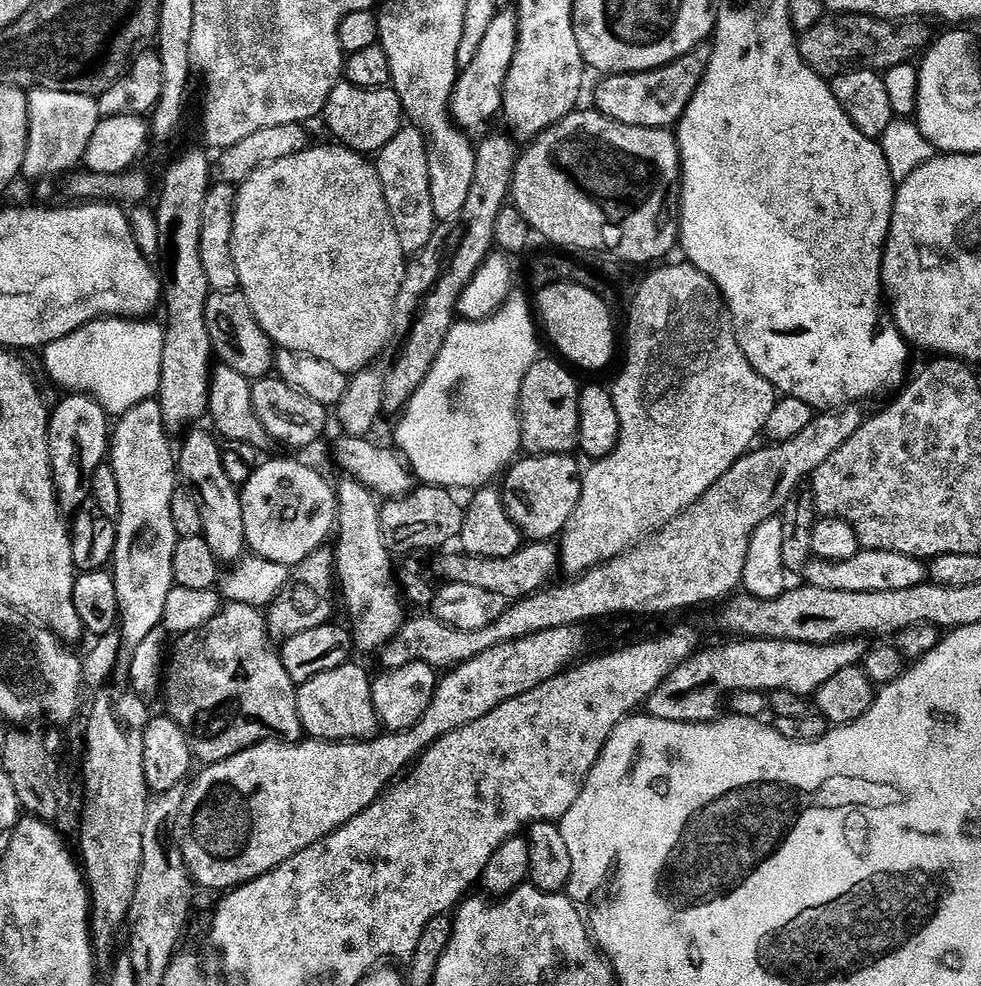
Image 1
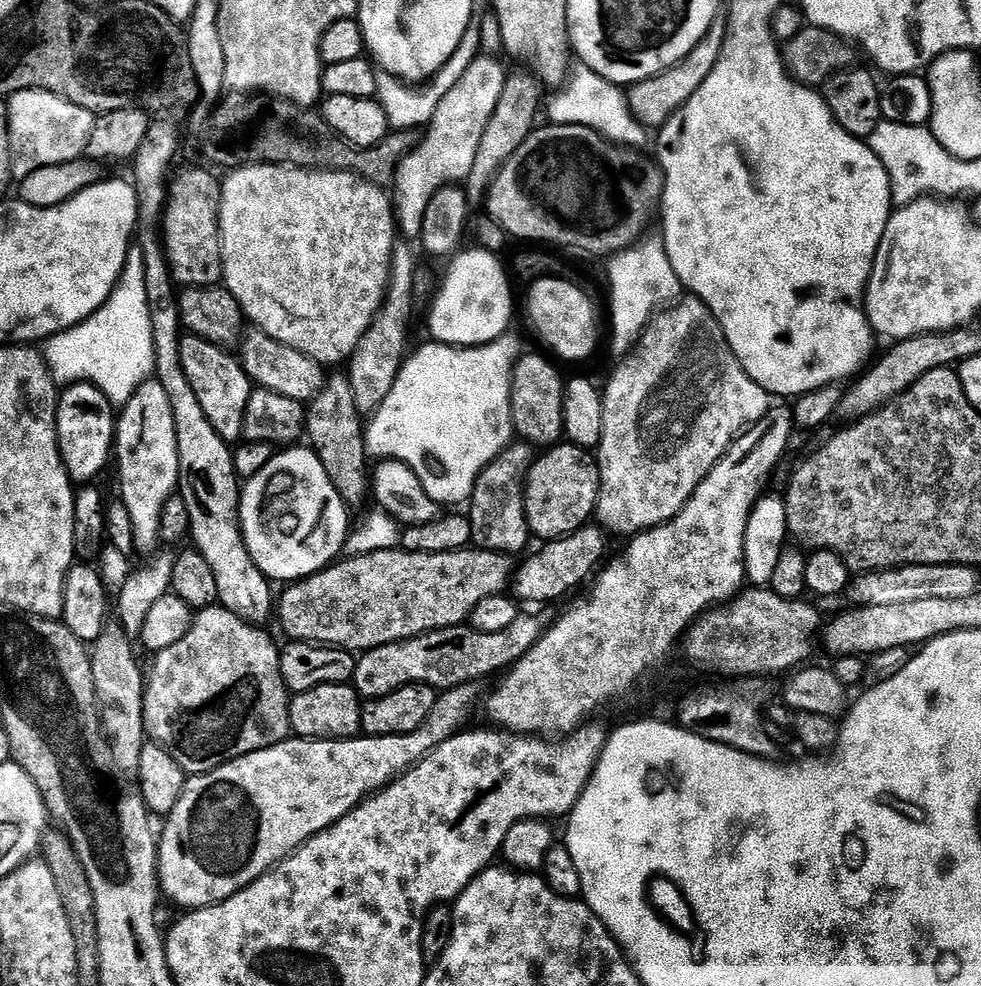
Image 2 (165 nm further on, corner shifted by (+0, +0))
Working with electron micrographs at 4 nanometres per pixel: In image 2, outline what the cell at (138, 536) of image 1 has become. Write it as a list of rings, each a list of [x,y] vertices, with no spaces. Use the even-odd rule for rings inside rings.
[[[155,378],[138,387],[115,423],[114,462],[118,464],[120,499],[130,513],[134,525],[136,552],[152,554],[161,547],[161,512],[179,487],[177,432],[169,395]]]

